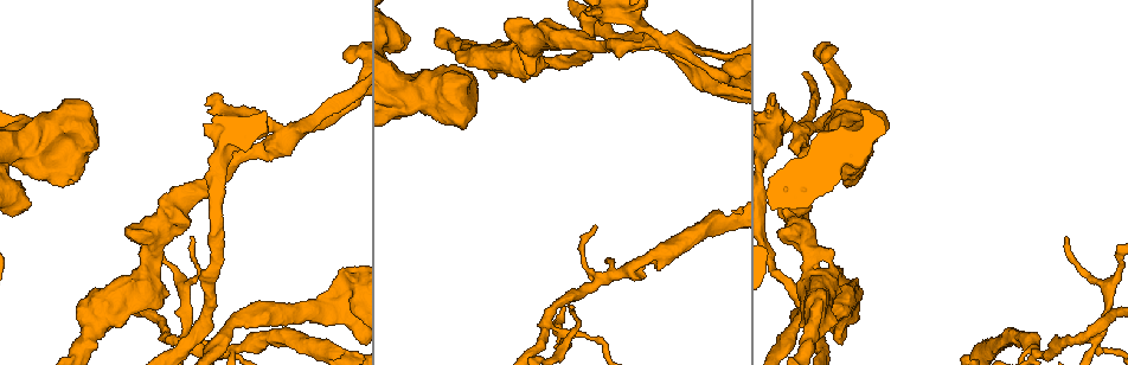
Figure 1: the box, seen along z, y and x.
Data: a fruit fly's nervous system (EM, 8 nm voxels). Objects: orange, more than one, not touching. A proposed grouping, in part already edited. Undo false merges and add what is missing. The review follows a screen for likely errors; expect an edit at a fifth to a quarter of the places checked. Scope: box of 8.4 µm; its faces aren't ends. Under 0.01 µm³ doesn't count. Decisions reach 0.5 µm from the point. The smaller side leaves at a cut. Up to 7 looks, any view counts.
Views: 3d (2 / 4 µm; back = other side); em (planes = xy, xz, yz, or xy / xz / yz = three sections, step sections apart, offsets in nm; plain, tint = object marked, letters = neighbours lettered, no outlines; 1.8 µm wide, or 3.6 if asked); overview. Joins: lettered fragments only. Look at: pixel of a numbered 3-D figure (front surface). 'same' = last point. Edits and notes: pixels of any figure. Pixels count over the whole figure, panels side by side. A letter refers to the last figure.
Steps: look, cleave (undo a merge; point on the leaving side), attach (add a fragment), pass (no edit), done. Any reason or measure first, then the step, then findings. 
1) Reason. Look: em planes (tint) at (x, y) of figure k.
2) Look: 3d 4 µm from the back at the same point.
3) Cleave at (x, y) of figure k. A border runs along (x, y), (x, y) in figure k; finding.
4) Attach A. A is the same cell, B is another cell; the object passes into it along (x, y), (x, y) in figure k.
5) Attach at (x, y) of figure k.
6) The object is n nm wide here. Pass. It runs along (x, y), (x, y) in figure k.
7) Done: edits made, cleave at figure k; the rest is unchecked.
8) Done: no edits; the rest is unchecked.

Branch stops here. Look: em xy step 4 (tint) at (26, 207) of figure 1.

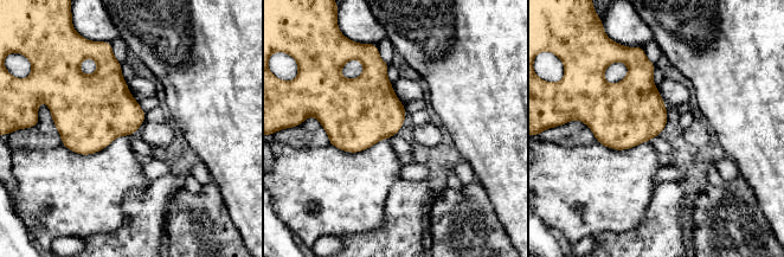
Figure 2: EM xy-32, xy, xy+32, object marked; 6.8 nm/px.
Look: em planes (letters) at the same point.

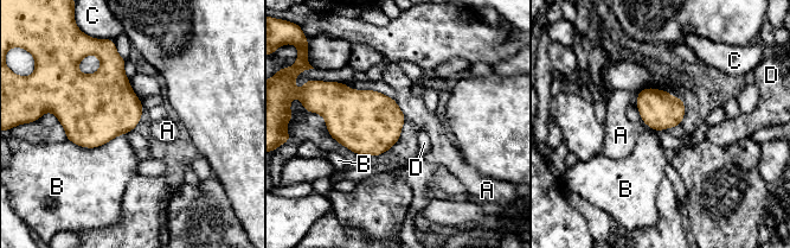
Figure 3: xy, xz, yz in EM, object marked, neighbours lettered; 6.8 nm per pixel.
Pass. A, B, C and D are other cells; a border runs along (124, 133), (94, 147), (66, 140) in figure 3; no lettered fragment goes on from it.

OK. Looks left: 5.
Sudden change in width. Look: em 3.6 µm planes (tint) at (69, 144) of figure 1.

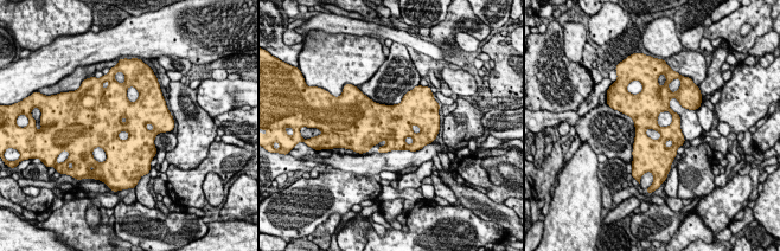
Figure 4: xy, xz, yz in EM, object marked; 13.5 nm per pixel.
See the neighbours. Look: em 3.6 µm planes (letters) at the same point.

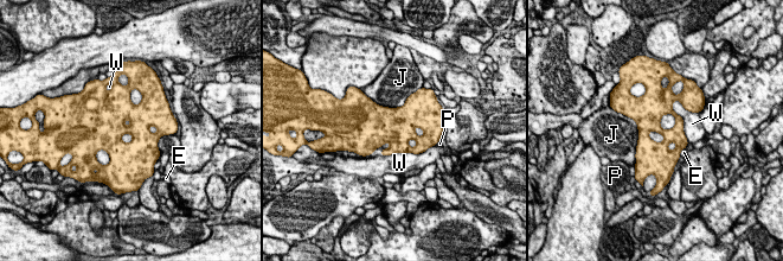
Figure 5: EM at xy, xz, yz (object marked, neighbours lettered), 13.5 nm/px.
The longest contact is with J, 700 nm. Pass. E, J, P and W are other cells; a border runs along (622, 113), (636, 123), (636, 161) in figure 5; continuous, no second cell.

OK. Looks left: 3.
Abrupt turn. Look: em planes (plain) at (1095, 343) of figure 1.

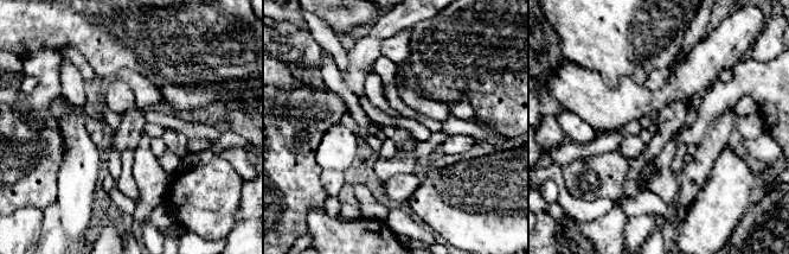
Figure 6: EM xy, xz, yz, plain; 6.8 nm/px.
See the neighbours. Look: em planes (letters) at the same point.

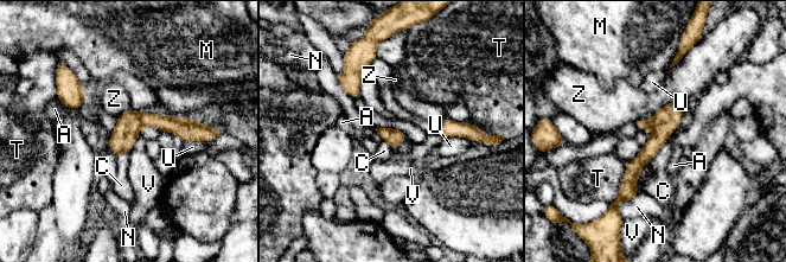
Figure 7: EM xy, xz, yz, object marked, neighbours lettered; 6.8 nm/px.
Cleave at (122, 140) of figure 7. A, C, M, N, T, U, V and Z are other cells; two cells meet here.

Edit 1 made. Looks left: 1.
Done: edits made, cleave at figure 7; the rest is unchecked.

